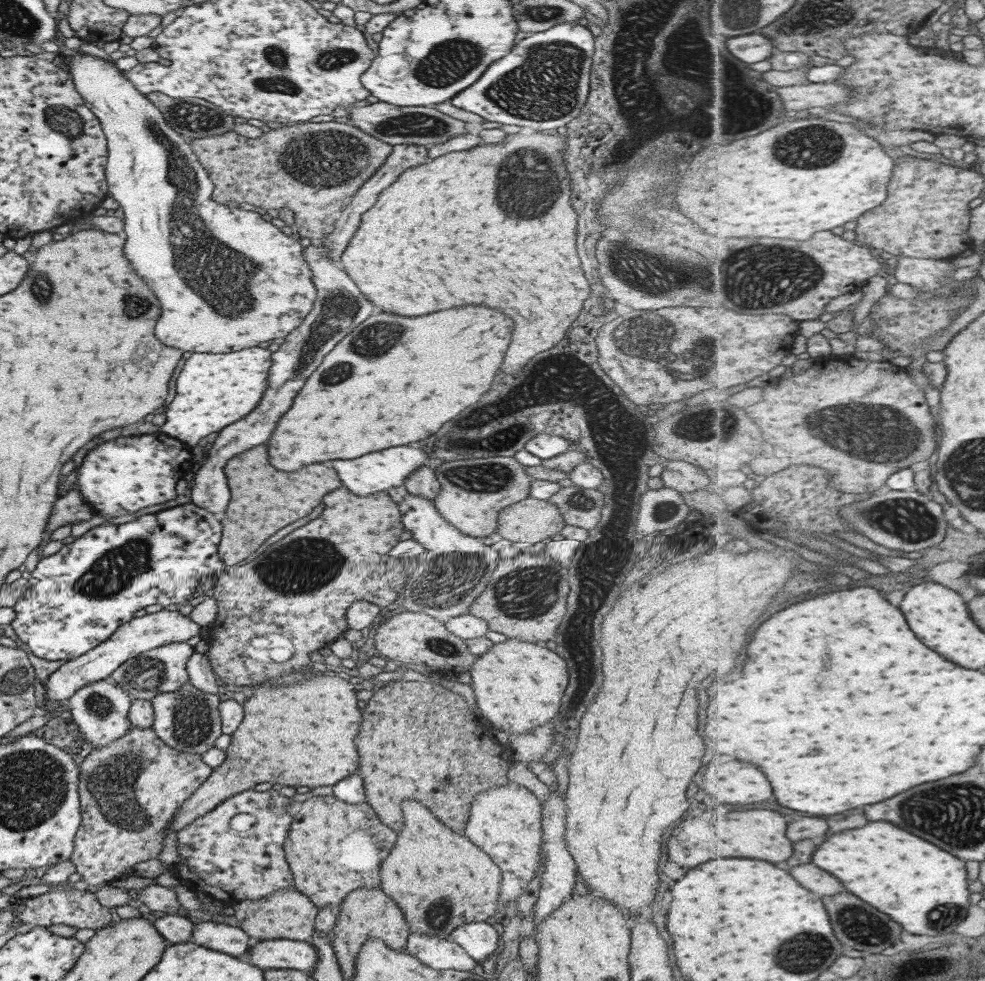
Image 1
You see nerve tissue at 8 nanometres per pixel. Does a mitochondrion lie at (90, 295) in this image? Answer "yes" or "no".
no

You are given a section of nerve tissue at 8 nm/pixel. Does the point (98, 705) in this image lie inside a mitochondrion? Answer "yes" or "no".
yes

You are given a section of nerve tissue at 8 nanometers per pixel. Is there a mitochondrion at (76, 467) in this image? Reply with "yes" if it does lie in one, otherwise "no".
no

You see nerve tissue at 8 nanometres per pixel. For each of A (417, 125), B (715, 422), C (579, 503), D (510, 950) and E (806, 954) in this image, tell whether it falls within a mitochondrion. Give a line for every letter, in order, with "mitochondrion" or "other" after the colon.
A: mitochondrion
B: mitochondrion
C: other
D: other
E: mitochondrion

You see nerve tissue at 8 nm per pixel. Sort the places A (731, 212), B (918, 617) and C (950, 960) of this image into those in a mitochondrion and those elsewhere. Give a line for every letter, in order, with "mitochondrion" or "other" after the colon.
A: other
B: other
C: mitochondrion

